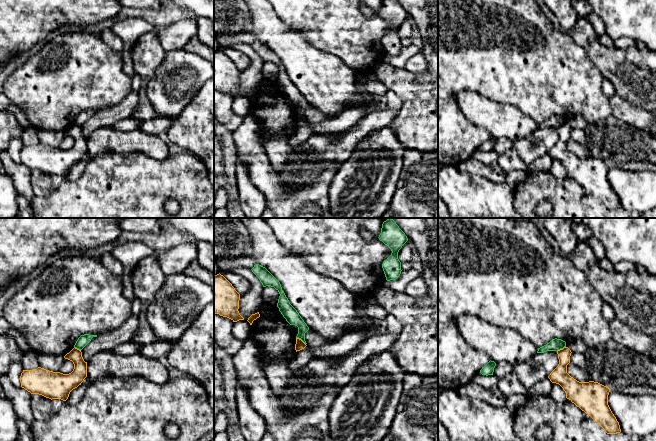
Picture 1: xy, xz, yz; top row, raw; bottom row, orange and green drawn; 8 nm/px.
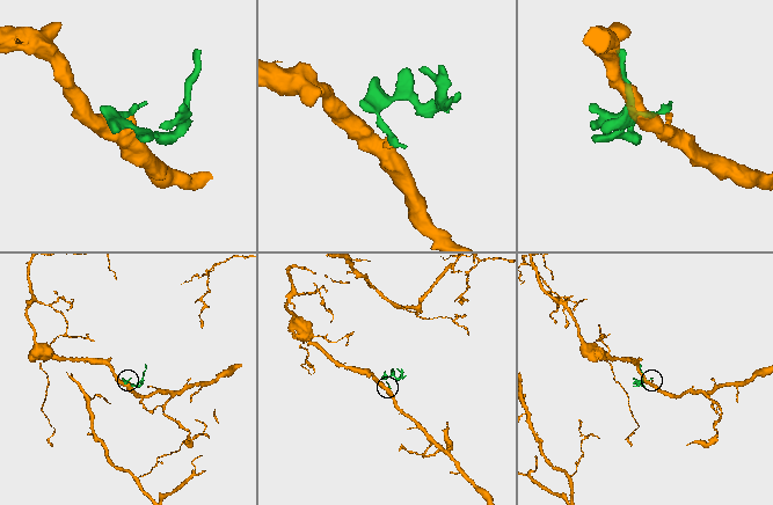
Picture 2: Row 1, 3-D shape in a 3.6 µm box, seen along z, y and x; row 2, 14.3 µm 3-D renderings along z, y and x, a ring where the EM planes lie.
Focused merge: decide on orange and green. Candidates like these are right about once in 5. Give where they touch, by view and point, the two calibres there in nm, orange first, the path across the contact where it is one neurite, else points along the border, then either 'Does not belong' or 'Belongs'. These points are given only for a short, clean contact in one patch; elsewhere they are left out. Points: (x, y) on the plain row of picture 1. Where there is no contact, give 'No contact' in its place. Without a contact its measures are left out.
Touches orange at xz (301, 116). Thickness 70 nm (orange) against 120 nm. Boundary: xz (296, 113), (305, 120). Does not belong

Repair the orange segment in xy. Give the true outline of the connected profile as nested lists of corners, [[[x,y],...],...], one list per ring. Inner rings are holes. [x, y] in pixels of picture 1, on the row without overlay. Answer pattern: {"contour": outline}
{"contour": [[[75,123],[64,134],[74,140],[71,149],[63,150],[41,143],[23,146],[20,152],[21,163],[31,170],[39,170],[51,176],[66,177],[70,168],[81,161],[87,153],[87,138],[84,137],[81,126]]]}

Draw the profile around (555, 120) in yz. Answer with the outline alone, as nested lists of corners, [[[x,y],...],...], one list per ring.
[[[552,115],[549,119],[547,119],[546,121],[538,124],[537,129],[544,129],[546,127],[558,127],[560,125],[563,125],[564,123],[566,123],[566,118],[561,116],[561,115]]]

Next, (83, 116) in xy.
[[[89,110],[81,111],[76,117],[74,123],[79,126],[82,126],[91,117],[93,113],[97,113],[97,111],[89,111]]]

